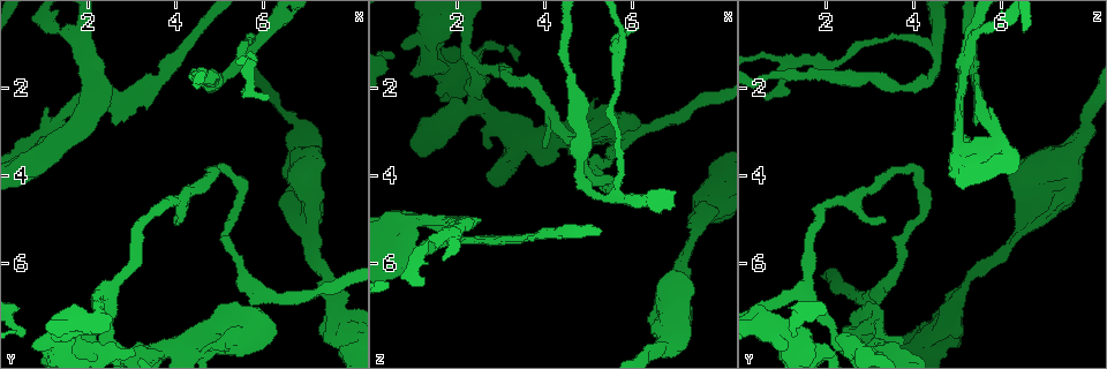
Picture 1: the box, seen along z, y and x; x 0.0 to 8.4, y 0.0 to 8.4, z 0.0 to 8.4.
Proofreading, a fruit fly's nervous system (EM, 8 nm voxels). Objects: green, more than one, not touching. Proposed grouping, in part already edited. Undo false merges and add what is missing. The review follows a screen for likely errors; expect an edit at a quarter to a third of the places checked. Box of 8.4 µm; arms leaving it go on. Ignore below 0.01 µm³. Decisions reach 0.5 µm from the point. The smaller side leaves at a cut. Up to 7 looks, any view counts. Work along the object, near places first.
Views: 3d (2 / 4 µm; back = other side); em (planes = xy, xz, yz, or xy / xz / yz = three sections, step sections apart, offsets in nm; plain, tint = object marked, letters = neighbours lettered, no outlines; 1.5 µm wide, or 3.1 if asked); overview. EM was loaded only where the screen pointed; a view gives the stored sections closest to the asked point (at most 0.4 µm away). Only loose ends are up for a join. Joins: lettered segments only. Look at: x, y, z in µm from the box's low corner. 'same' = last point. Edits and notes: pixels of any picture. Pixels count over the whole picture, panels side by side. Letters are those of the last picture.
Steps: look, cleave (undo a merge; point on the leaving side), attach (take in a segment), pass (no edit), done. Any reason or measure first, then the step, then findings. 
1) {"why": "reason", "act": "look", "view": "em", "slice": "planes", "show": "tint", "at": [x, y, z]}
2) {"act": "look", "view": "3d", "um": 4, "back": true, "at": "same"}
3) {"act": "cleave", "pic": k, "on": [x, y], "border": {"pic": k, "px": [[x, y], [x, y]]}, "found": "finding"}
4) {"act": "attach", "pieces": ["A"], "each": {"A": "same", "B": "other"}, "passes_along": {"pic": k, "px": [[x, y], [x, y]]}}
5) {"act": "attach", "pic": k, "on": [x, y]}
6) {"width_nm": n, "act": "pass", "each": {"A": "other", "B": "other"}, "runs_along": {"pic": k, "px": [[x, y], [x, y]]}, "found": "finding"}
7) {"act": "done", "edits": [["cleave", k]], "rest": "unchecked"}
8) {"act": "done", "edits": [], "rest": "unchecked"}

{"why": "two arms in line, one across", "act": "look", "view": "3d", "um": 4, "at": [5.55, 1.25, 4.50]}

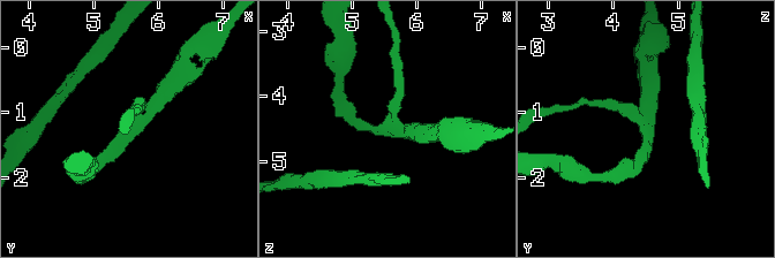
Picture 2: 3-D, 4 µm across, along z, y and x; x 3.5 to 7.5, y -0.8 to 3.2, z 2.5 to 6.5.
{"arms": 3, "arm_widths_nm": [180, 200, 240], "why": "need the tissue", "act": "look", "view": "em", "slice": "planes", "show": "plain", "at": [5.60, 1.30, 4.50]}

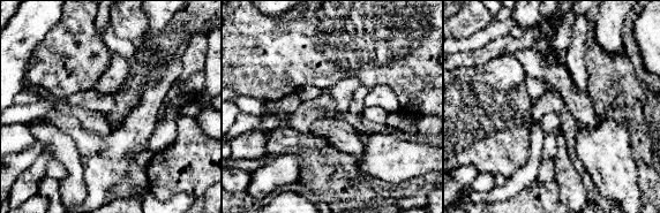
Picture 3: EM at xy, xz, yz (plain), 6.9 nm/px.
{"why": "see the neighbours", "act": "look", "view": "em", "slice": "planes", "show": "letters", "at": "same"}

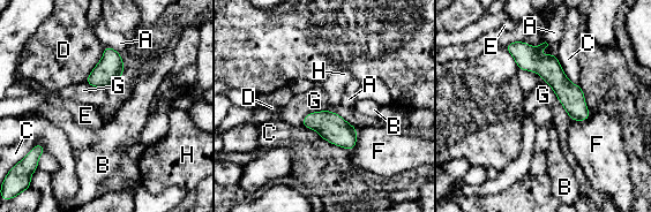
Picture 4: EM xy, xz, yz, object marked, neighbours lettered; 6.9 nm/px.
{"longest_contact_nm": ["D", 300], "act": "pass", "each": {"A": "other", "B": "other", "C": "other", "D": "other", "E": "other", "F": "other", "G": "other", "H": "other"}, "runs_along": {"pic": 4, "px": [[528, 51], [561, 84], [583, 118]]}, "found": "continuous, no second neuron"}

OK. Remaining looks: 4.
{"why": "an open end", "act": "look", "view": "em", "slice": "yz", "step": 4, "show": "letters", "at": [6.10, 2.25, 0.60]}

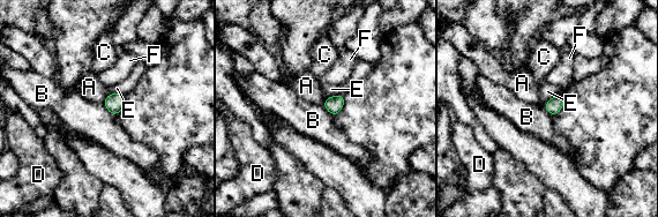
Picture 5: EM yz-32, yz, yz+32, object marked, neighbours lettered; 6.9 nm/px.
{"act": "look", "view": "em", "slice": "planes", "show": "letters", "at": "same"}

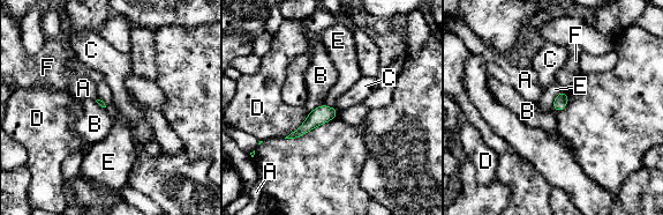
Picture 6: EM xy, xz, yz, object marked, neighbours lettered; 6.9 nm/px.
{"act": "pass", "each": {"A": "other", "B": "other", "C": "other", "D": "other", "E": "other", "F": "other"}, "runs_along": {"pic": 6, "px": [[334, 112], [316, 117], [294, 134]]}, "found": "none of them fits"}

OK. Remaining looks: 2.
{"why": "calibre changes", "act": "look", "view": "em", "slice": "planes", "show": "letters", "at": [7.45, 6.70, 5.10]}

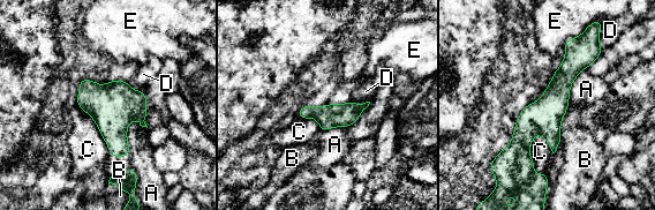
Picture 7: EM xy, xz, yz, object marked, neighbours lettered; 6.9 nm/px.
{"width_nm": 240, "act": "pass", "each": {"A": "other", "B": "other", "C": "other", "D": "other", "E": "other"}, "border": {"pic": 7, "px": [[537, 133], [529, 145], [533, 174]]}, "found": "continuous, no second neuron"}

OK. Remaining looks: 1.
{"act": "done", "edits": [], "rest": "unchecked"}

